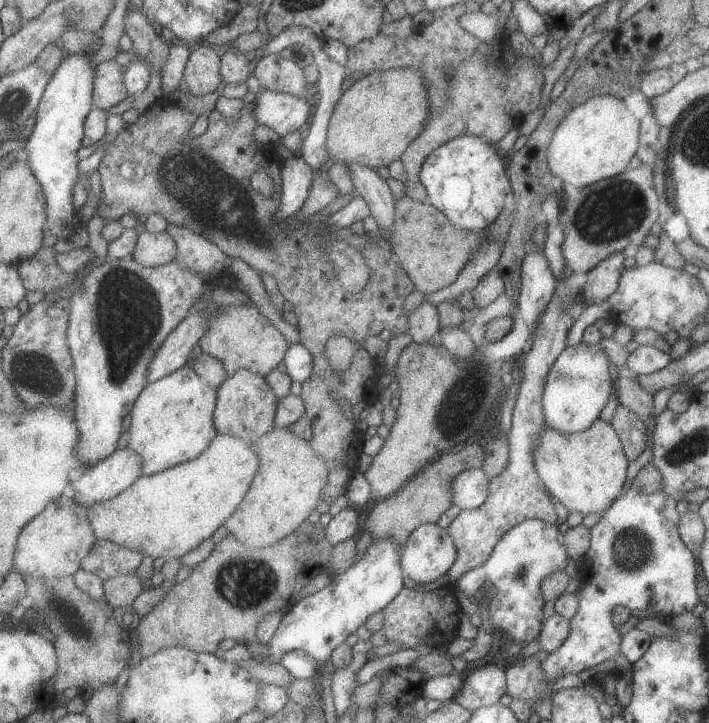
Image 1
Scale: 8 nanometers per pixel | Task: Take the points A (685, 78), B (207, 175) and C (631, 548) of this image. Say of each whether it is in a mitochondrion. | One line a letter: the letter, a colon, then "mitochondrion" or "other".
A: other
B: mitochondrion
C: mitochondrion

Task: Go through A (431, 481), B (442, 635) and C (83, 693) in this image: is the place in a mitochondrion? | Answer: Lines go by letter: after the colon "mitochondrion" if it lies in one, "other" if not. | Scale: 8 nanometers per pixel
A: other
B: other
C: other

